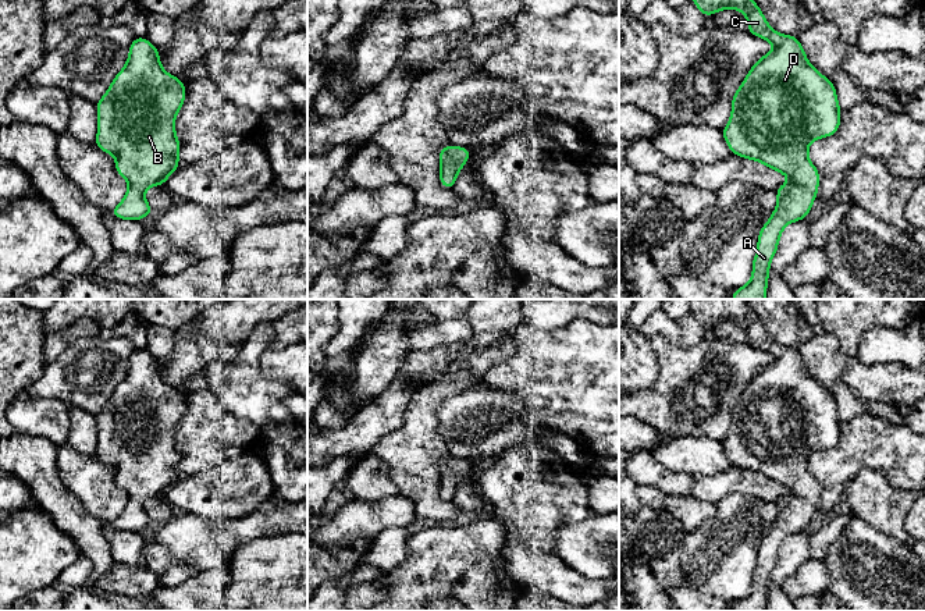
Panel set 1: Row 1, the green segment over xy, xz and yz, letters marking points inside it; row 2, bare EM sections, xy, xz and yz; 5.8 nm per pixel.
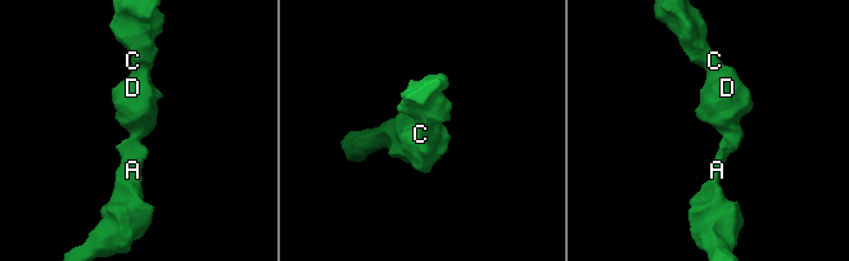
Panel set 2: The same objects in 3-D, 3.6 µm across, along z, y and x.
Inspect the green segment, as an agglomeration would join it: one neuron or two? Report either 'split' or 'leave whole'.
leave whole

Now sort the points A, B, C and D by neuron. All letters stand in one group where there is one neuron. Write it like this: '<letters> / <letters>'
A B C D

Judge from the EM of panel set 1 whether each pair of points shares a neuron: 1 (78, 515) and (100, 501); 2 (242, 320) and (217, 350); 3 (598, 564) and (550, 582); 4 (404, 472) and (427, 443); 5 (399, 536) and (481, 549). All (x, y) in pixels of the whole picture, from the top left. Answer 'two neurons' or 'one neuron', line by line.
1: two neurons
2: two neurons
3: two neurons
4: one neuron
5: two neurons

